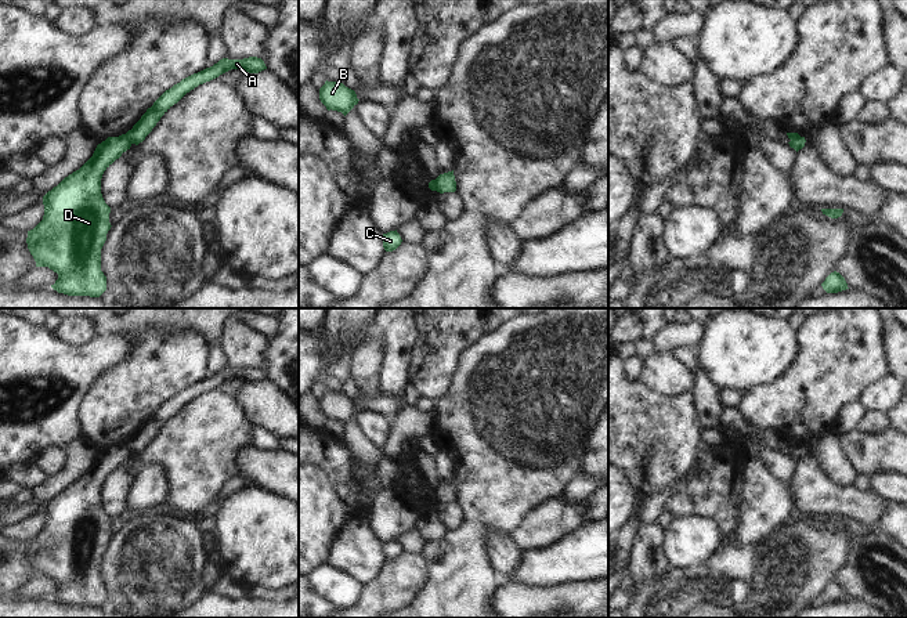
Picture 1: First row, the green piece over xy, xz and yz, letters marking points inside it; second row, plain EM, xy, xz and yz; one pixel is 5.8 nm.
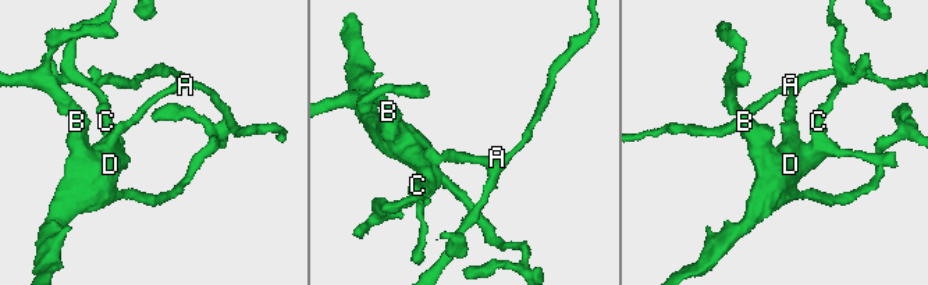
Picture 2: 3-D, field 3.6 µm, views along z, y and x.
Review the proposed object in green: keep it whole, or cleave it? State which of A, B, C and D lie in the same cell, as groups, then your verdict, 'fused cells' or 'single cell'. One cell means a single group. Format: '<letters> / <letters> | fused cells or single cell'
A / B C D | fused cells

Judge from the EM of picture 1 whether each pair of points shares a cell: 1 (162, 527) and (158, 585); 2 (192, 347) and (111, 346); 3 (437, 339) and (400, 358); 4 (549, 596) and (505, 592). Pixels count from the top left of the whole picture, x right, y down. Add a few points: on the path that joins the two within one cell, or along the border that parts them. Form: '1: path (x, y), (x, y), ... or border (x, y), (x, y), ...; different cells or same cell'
1: path (158, 541), (158, 571); same cell
2: border (147, 328), (134, 338), (132, 351), (109, 369); different cells
3: border (416, 322), (419, 339), (409, 371), (409, 383); different cells
4: path (538, 596), (516, 596); same cell

